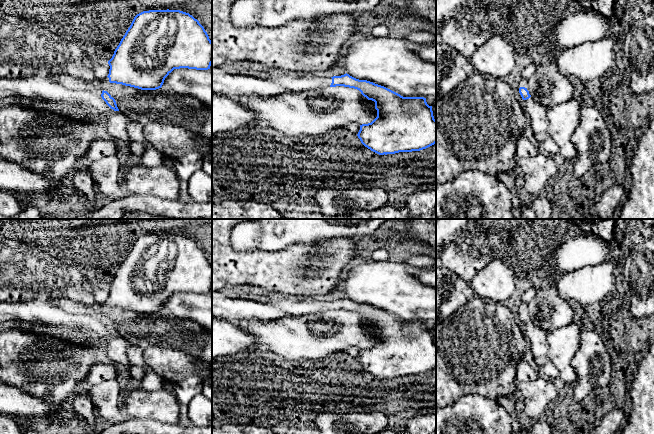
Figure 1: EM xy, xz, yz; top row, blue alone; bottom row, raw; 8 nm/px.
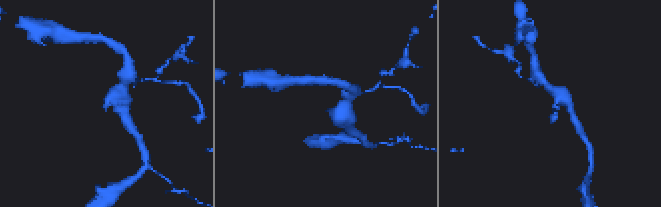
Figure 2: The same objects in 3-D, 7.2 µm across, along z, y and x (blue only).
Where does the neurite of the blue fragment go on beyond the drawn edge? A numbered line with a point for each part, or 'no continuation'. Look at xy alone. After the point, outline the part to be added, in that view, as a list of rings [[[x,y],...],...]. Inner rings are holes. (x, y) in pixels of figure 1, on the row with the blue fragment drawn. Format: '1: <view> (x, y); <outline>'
1: xy (91, 87); [[[87,83],[85,85],[85,89],[100,97],[103,91],[103,88],[100,85],[96,85],[94,83]]]

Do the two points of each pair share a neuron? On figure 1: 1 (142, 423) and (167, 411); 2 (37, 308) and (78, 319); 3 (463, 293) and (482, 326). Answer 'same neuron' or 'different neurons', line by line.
1: different neurons
2: same neuron
3: different neurons

